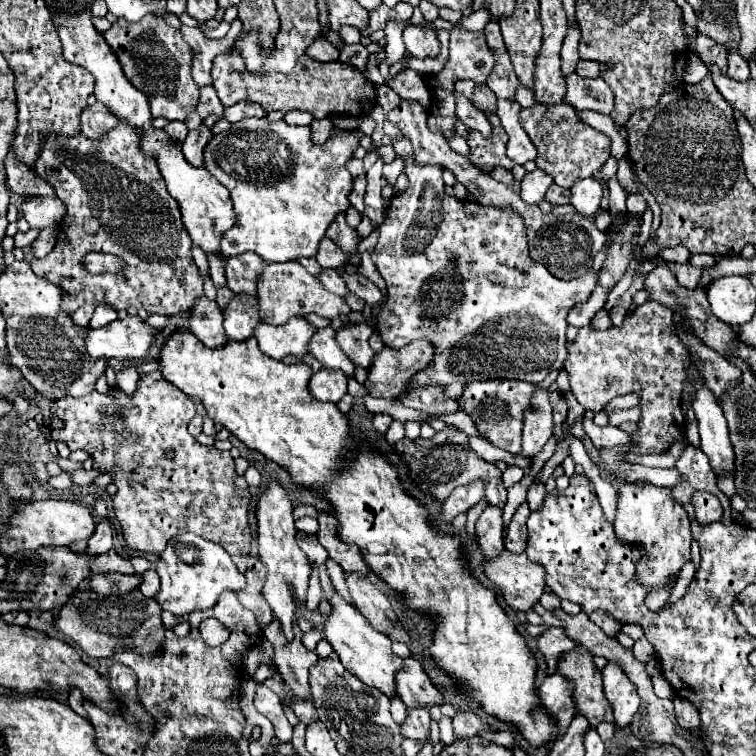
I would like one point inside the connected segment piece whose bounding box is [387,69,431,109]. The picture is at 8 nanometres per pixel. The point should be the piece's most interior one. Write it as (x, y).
(407, 84)

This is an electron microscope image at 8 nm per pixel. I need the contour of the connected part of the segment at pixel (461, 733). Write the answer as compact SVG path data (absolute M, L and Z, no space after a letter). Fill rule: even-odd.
M459 711L453 719L453 731L457 739L469 739L473 735L477 735L481 729L491 731L489 725L485 725L475 713L471 711Z

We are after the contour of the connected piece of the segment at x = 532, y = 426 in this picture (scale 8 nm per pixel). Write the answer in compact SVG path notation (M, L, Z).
M539 389L535 391L535 411L525 413L525 427L523 427L523 449L521 455L533 459L537 453L543 451L543 445L553 435L553 417L549 405L549 391Z

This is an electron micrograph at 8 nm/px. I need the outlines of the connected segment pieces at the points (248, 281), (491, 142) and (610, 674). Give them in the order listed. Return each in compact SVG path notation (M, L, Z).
M247 251L243 255L235 255L227 259L227 287L233 293L247 293L257 297L257 281L263 273L263 267L267 263L259 259L253 251Z
M503 127L493 129L491 139L479 135L477 131L469 131L469 161L475 163L479 169L483 169L485 173L489 173L493 167L501 165L511 169L513 163L511 159L507 159L505 155L505 147L507 147L507 133L503 131Z
M609 661L601 669L601 673L603 673L603 683L605 683L605 695L615 713L615 723L619 727L625 727L631 723L635 711L639 709L637 687L629 681L625 671L615 661Z

